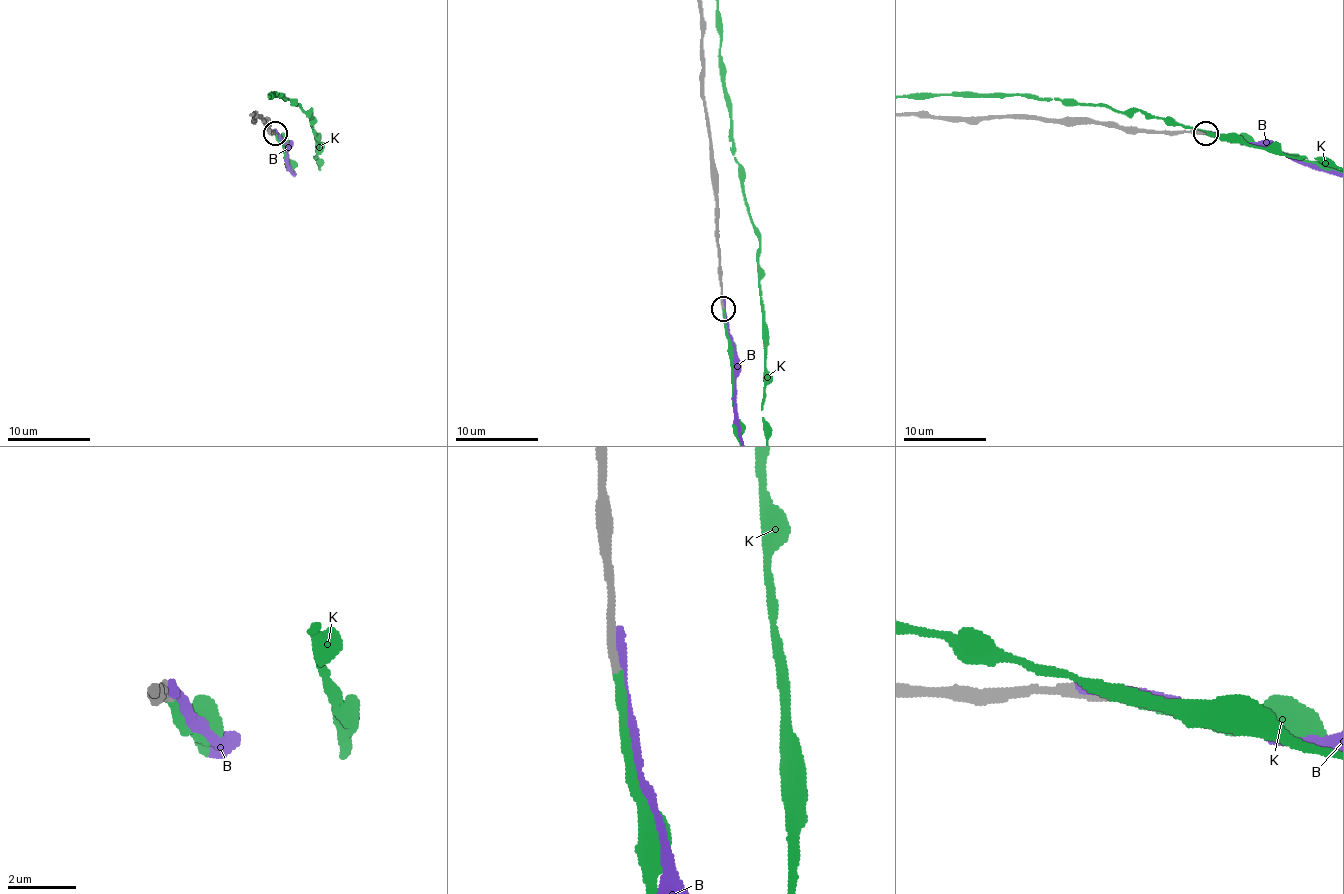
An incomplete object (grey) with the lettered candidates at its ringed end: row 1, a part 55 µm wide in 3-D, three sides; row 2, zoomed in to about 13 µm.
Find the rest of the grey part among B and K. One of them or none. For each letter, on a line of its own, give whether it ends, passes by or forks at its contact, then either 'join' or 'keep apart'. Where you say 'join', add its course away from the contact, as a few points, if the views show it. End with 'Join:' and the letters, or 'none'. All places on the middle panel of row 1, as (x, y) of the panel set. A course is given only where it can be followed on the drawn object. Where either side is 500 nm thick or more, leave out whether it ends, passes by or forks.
B: it ends there; keep apart
K: it ends there; join
Join: K

